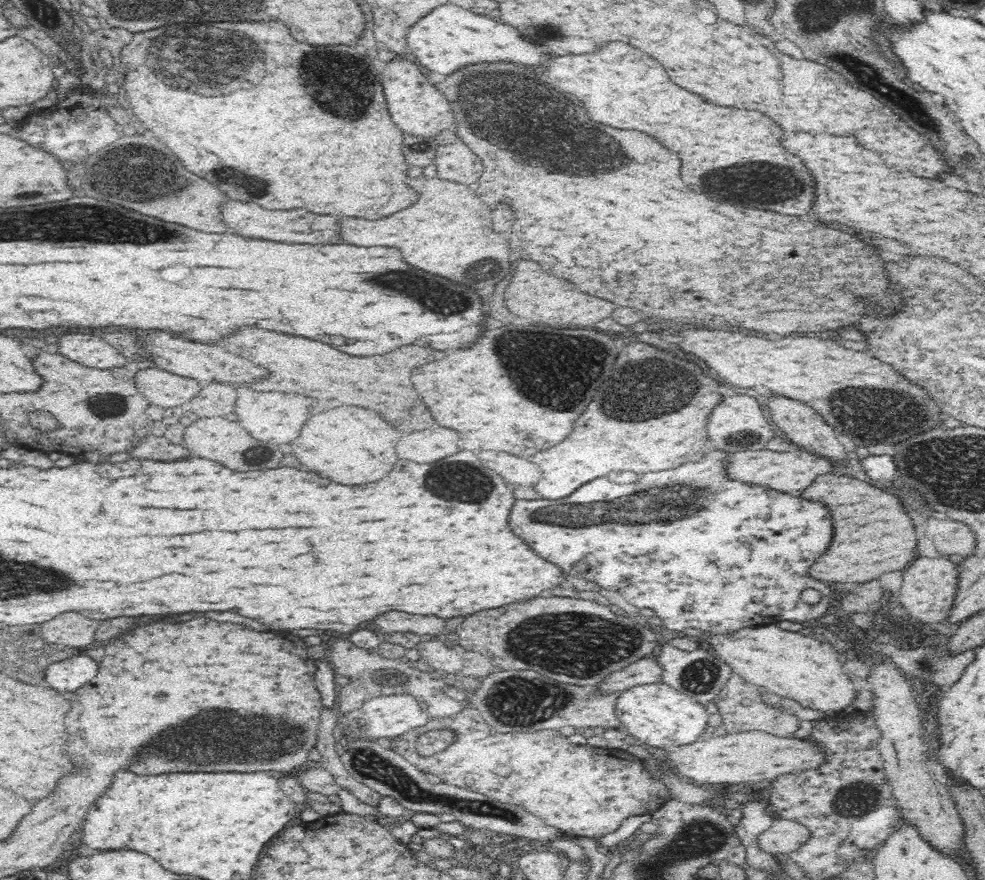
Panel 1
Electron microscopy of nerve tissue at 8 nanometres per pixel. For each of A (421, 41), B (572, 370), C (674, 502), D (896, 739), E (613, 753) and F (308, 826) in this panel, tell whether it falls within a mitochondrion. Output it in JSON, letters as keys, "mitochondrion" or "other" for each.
{"A":"other","B":"mitochondrion","C":"mitochondrion","D":"other","E":"other","F":"other"}

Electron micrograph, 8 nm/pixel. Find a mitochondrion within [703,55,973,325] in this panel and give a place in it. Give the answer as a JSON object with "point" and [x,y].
{"point":[764,186]}

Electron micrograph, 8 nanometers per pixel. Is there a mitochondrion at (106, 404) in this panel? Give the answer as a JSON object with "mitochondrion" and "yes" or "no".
{"mitochondrion":"yes"}

